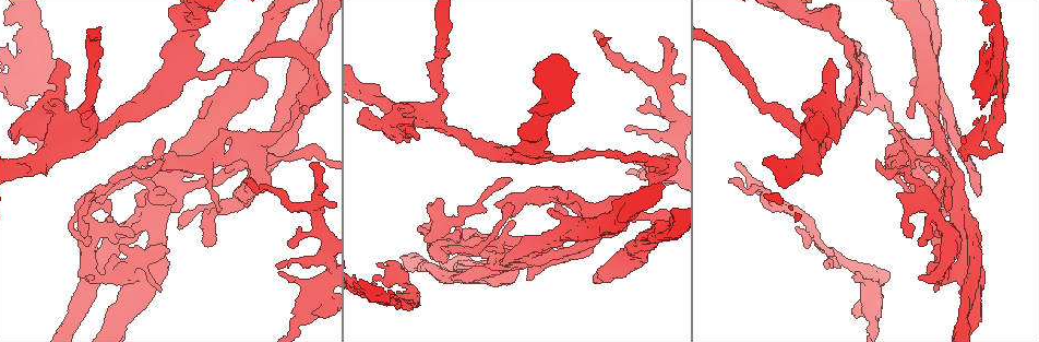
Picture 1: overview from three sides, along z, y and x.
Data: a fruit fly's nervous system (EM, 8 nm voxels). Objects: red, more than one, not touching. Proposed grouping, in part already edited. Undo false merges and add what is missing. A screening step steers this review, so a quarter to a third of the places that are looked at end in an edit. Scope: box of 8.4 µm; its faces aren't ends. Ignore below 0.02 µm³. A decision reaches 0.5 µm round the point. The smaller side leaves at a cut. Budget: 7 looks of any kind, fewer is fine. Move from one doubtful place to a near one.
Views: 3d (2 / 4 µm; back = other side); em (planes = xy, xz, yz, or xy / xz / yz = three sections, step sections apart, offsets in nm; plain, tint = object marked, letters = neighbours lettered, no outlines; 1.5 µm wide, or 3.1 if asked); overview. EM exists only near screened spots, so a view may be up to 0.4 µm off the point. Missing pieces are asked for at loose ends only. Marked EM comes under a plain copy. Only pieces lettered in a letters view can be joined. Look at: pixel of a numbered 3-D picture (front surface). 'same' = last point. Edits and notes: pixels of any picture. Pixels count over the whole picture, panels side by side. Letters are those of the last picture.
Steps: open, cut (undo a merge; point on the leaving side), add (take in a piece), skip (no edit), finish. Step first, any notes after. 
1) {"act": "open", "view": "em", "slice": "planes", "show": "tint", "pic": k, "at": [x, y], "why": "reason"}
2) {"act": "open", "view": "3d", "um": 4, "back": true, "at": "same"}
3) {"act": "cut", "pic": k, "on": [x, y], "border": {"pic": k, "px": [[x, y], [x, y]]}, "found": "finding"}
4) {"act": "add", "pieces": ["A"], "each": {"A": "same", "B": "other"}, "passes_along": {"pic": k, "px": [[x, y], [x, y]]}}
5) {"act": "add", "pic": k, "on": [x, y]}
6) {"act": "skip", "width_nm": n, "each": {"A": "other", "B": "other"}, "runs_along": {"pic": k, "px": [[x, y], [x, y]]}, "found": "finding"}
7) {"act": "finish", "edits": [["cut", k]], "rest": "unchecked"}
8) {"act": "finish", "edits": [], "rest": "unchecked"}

{"act": "open", "view": "3d", "um": 4, "pic": 1, "at": [312, 162], "why": "an open end"}

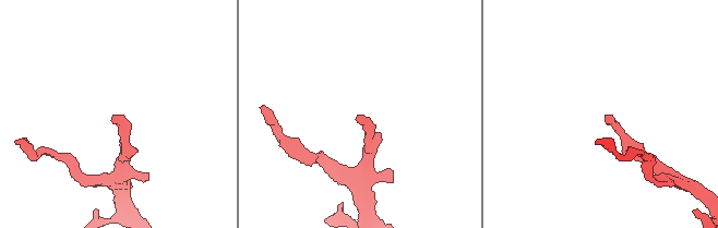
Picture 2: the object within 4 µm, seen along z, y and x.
{"act": "open", "view": "em", "slice": "xz", "step": 8, "show": "tint", "pic": 2, "at": [605, 115], "why": "shape alone is not enough"}

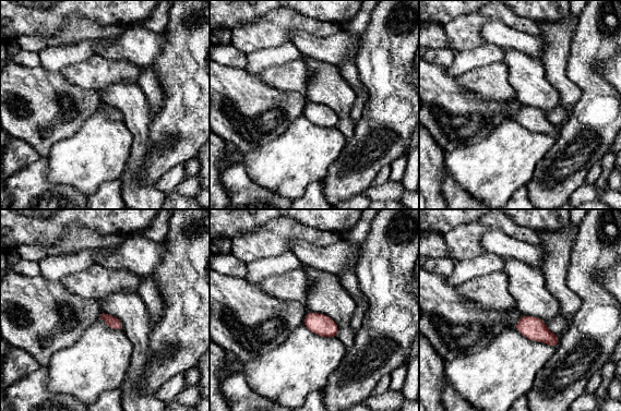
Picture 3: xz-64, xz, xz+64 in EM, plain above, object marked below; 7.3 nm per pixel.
{"act": "open", "view": "em", "slice": "planes", "show": "letters", "at": "same"}

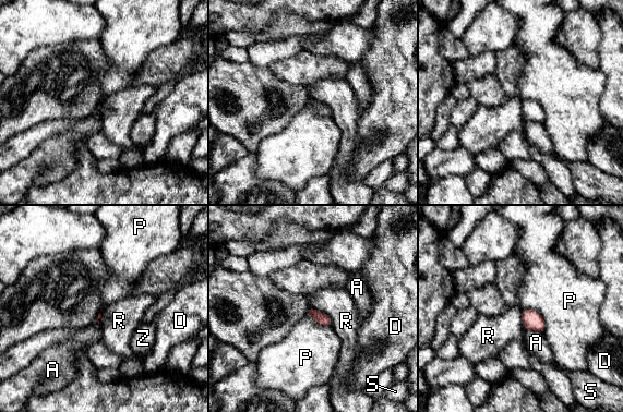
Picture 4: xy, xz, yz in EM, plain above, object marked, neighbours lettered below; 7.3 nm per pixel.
{"act": "skip", "longest_contact_nm": ["P", 240], "each": {"A": "other", "D": "other", "P": "other", "R": "other", "S": "other", "Z": "other"}, "found": "no lettered piece goes on from it"}

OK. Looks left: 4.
{"act": "open", "view": "em", "slice": "planes", "show": "letters", "pic": 1, "at": [381, 296], "why": "branch point"}

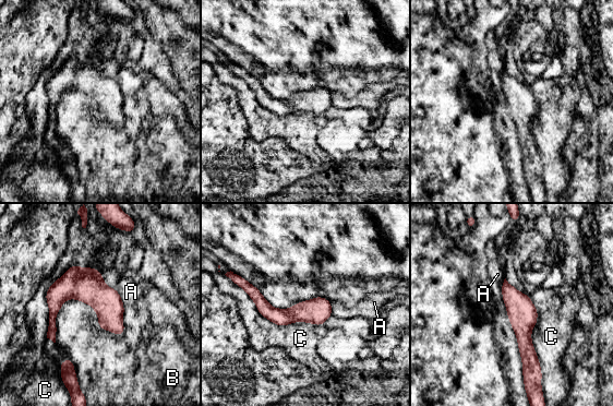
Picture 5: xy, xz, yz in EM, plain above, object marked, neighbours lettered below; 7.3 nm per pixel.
{"act": "skip", "each": {"A": "other", "B": "other", "C": "other"}, "runs_along": {"pic": 5, "px": [[505, 285], [523, 314], [526, 371]]}, "found": "one cell here"}

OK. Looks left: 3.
{"act": "open", "view": "em", "slice": "planes", "show": "letters", "pic": 1, "at": [934, 288], "why": "an open end"}

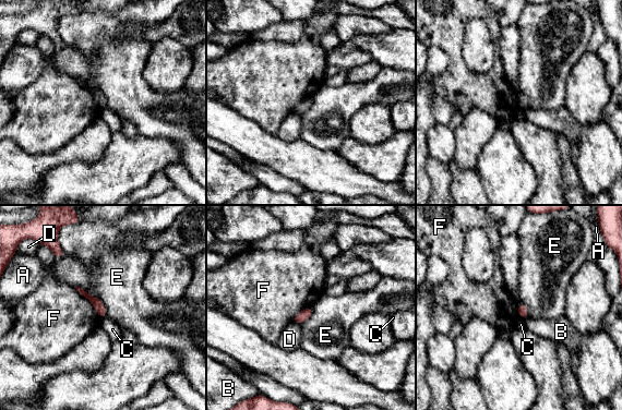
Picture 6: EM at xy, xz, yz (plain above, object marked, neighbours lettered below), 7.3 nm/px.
{"act": "skip", "width_nm": 80, "each": {"A": "other", "B": "other", "C": "other", "D": "other", "E": "other", "F": "other"}, "border": {"pic": 6, "px": [[73, 287], [92, 304], [100, 318]]}, "found": "no lettered piece goes on from it"}

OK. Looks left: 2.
{"act": "finish", "edits": [], "rest": "unchecked"}

